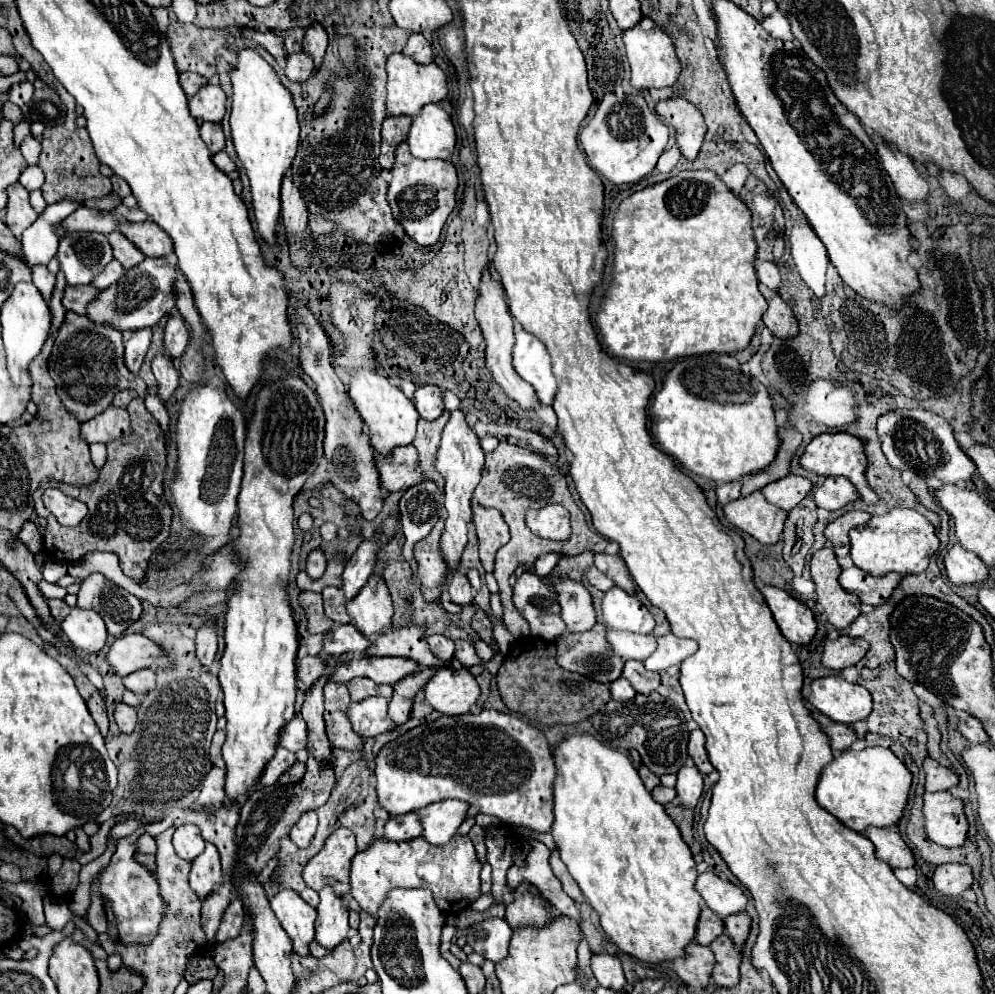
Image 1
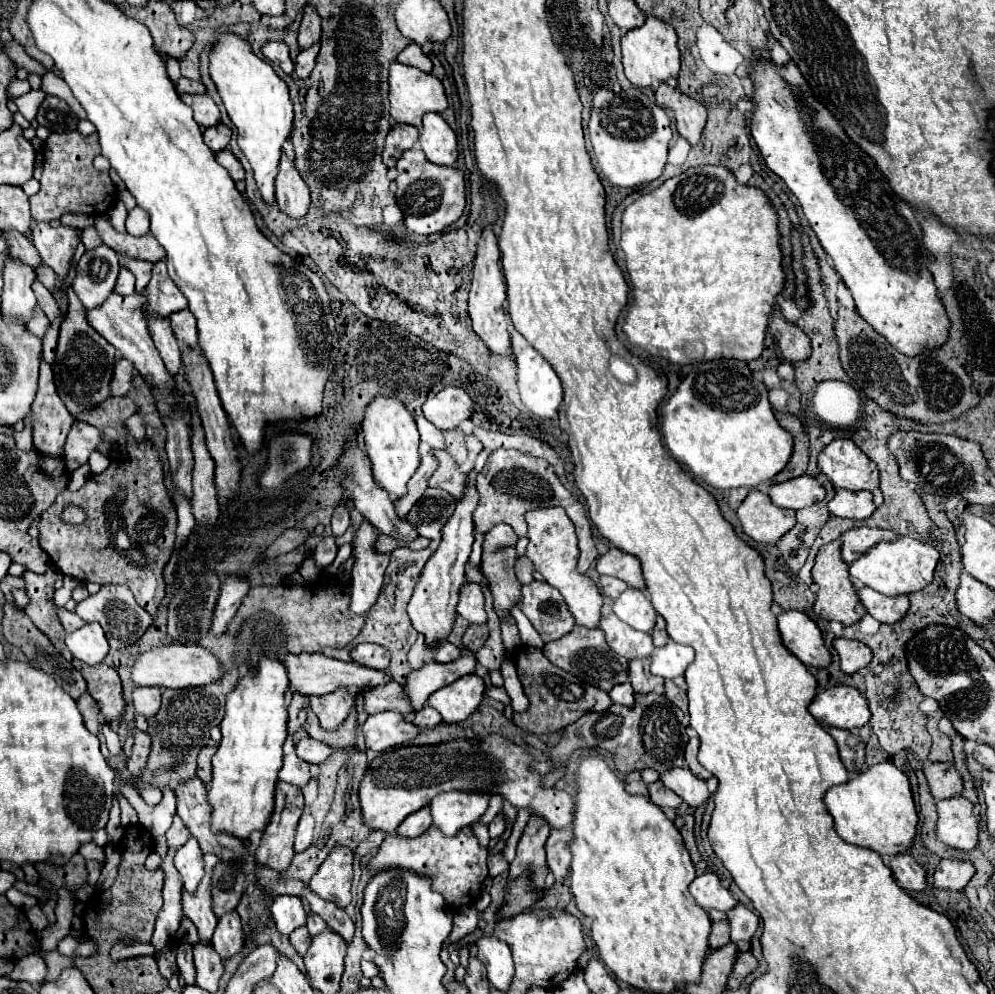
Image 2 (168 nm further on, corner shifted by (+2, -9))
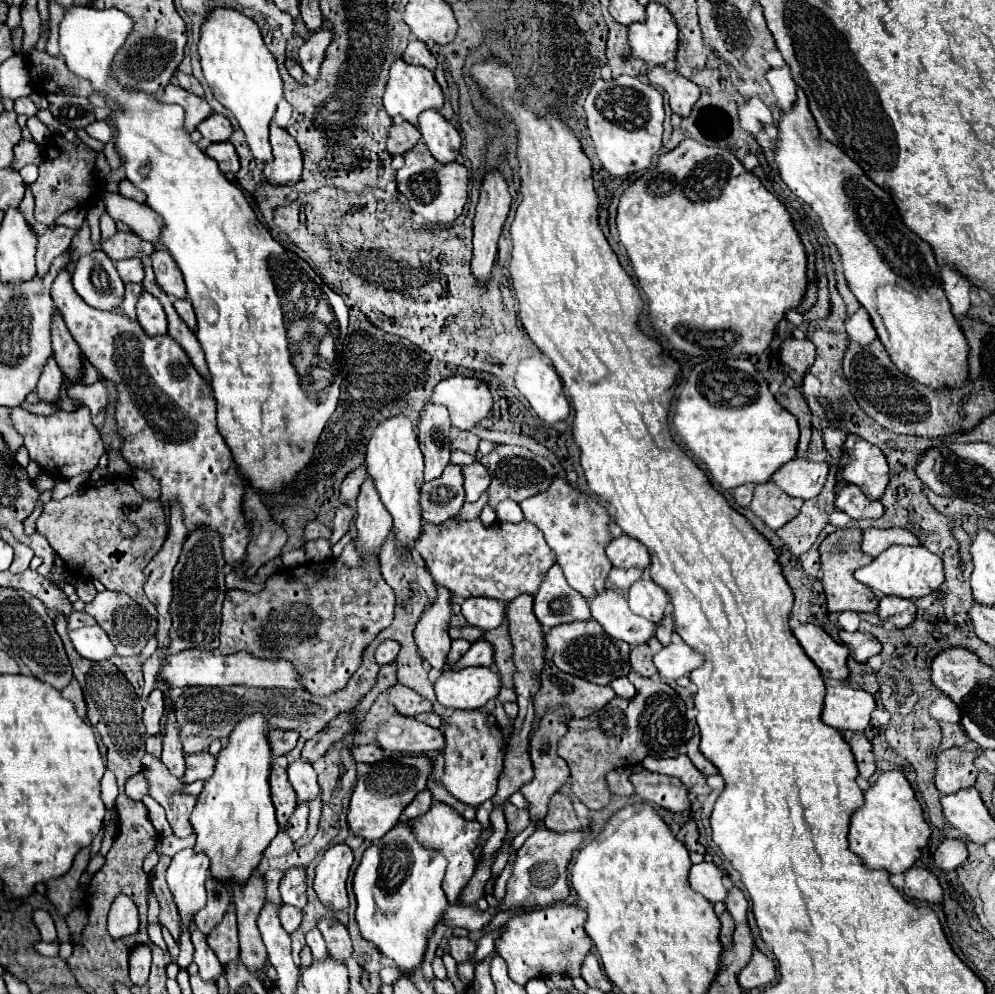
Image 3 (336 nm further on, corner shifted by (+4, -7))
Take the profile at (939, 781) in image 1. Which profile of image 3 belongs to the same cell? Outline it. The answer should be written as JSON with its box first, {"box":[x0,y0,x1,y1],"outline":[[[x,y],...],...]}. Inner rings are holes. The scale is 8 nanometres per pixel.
{"box":[935,748,979,794],"outline":[[[949,748],[935,758],[935,788],[941,794],[955,794],[963,788],[975,784],[977,768],[973,764],[979,752],[961,752],[959,748]]]}

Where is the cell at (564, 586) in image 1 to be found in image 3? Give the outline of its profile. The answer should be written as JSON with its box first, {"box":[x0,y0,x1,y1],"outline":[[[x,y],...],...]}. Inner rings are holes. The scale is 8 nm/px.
{"box":[519,478,613,602],"outline":[[[555,478],[547,492],[523,500],[519,506],[525,520],[535,524],[543,532],[545,542],[555,552],[557,564],[561,566],[567,584],[577,590],[587,602],[601,594],[607,582],[607,572],[613,568],[605,556],[605,546],[609,542],[607,510],[597,502],[587,506],[585,498],[577,490],[573,490],[567,480],[561,478]]]}

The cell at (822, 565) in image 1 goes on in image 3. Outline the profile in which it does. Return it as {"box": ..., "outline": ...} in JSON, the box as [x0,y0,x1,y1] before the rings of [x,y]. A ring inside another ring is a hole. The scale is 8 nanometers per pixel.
{"box":[819,528,877,612],"outline":[[[843,528],[837,530],[833,534],[829,534],[821,546],[819,546],[819,554],[821,554],[821,584],[827,596],[827,608],[829,612],[845,612],[845,610],[853,610],[853,612],[875,612],[877,610],[877,598],[875,594],[859,584],[853,578],[855,568],[869,564],[873,558],[871,556],[863,556],[863,552],[859,552],[859,536],[861,530],[853,530],[853,528]]]}

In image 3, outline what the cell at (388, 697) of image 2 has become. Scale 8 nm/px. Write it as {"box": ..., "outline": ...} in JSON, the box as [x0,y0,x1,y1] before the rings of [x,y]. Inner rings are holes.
{"box":[387,684,431,716],"outline":[[[393,684],[387,688],[387,698],[389,704],[395,706],[395,710],[403,716],[417,716],[421,712],[429,712],[431,710],[431,702],[425,700],[423,696],[419,696],[417,692],[413,692],[411,688],[403,686],[403,684]]]}

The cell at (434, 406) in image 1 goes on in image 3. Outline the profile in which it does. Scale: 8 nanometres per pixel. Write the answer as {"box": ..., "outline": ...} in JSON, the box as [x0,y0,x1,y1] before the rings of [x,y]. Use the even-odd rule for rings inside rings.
{"box":[431,376,493,430],"outline":[[[453,376],[441,380],[435,386],[431,402],[441,404],[449,410],[451,426],[459,430],[471,430],[479,420],[489,414],[493,406],[493,396],[481,380]]]}

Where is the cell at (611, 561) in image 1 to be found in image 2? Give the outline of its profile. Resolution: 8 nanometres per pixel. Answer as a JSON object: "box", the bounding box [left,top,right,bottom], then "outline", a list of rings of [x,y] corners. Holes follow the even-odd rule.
{"box":[597,548,645,590],"outline":[[[611,548],[603,556],[599,556],[599,560],[597,560],[597,572],[599,574],[607,574],[607,576],[615,576],[615,578],[621,578],[631,588],[645,590],[641,562],[633,554],[627,554],[623,550]]]}

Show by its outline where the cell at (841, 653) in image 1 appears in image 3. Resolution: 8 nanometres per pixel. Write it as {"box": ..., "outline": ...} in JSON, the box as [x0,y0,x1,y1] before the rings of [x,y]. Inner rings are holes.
{"box":[839,630,881,662],"outline":[[[841,630],[839,638],[851,650],[851,654],[853,654],[853,658],[857,662],[867,662],[867,658],[871,658],[871,656],[875,656],[875,654],[881,652],[879,640],[875,636],[871,636],[871,634]]]}

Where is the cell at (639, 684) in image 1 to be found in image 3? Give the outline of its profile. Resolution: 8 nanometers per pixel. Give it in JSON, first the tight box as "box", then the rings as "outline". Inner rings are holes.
{"box":[629,638,663,680],"outline":[[[651,638],[651,640],[649,640],[647,644],[643,644],[643,646],[631,648],[631,656],[629,656],[631,668],[633,668],[639,676],[657,680],[657,678],[659,678],[659,672],[655,672],[655,666],[653,666],[651,658],[655,656],[655,652],[659,652],[659,648],[663,648],[663,646],[661,646],[661,642],[659,642],[657,638]]]}

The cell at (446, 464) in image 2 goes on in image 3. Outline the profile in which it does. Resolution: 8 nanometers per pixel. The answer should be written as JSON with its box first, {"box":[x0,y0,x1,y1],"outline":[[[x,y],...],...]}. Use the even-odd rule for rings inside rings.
{"box":[461,462,491,502],"outline":[[[473,462],[469,466],[461,466],[461,474],[463,474],[465,502],[477,502],[479,496],[487,490],[491,476],[487,476],[487,470],[479,462]]]}

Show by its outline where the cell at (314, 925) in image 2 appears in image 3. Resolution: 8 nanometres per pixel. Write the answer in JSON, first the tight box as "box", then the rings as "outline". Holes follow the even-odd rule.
{"box":[307,928,327,960],"outline":[[[313,928],[311,932],[307,932],[307,946],[311,948],[315,960],[321,960],[323,956],[327,956],[327,946],[325,946],[323,934],[317,928]]]}

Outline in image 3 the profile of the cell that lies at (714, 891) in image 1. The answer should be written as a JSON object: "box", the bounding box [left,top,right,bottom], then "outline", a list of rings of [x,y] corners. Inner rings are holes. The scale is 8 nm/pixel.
{"box":[689,862,727,904],"outline":[[[713,862],[693,864],[689,870],[689,884],[695,892],[705,896],[711,904],[723,902],[727,898],[727,888],[721,882],[723,874]]]}

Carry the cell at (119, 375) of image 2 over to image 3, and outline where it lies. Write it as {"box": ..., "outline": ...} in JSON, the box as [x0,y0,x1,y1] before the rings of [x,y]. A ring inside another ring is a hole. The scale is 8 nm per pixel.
{"box":[67,380,109,428],"outline":[[[103,380],[91,384],[91,386],[71,384],[67,388],[67,396],[81,400],[91,410],[95,426],[97,428],[103,426],[103,422],[105,422],[105,408],[107,408],[107,402],[109,402],[109,392],[107,392],[107,386],[105,386]]]}

